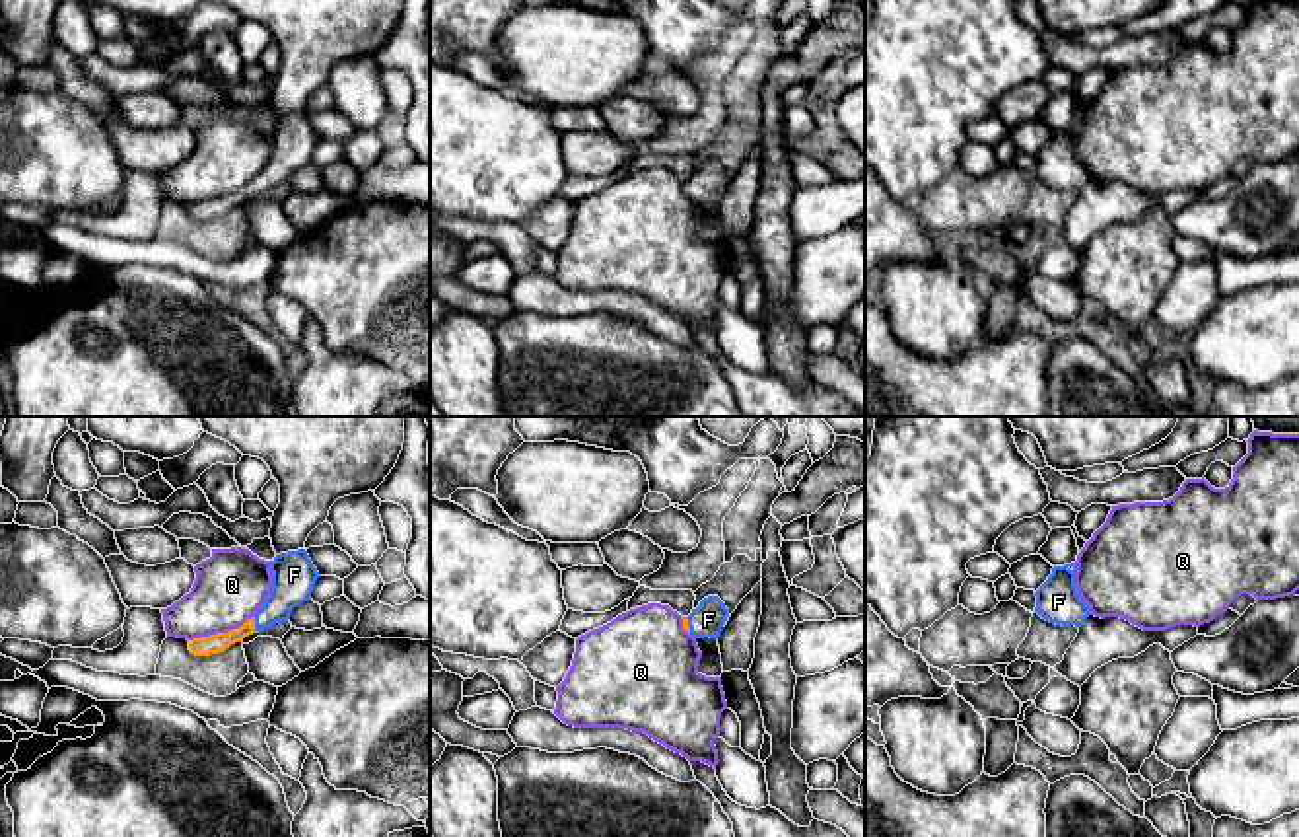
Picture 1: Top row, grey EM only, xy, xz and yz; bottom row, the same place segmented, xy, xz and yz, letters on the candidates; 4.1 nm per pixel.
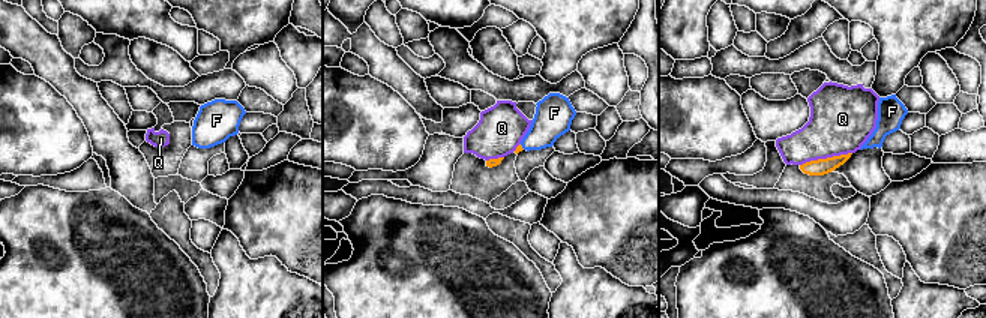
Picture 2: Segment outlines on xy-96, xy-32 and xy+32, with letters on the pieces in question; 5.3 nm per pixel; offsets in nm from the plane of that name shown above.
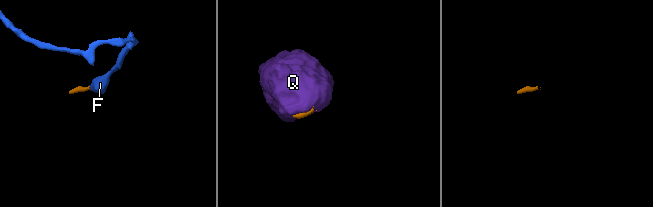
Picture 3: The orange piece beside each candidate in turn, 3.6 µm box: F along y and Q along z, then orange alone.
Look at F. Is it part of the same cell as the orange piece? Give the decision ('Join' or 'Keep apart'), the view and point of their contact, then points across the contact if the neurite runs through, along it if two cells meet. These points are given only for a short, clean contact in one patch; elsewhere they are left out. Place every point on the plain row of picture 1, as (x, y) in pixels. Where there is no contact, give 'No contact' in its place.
Join. Touches orange at xy (253, 187). Path across: xy (216, 207), (238, 199), (253, 187), (284, 160), (292, 141)

